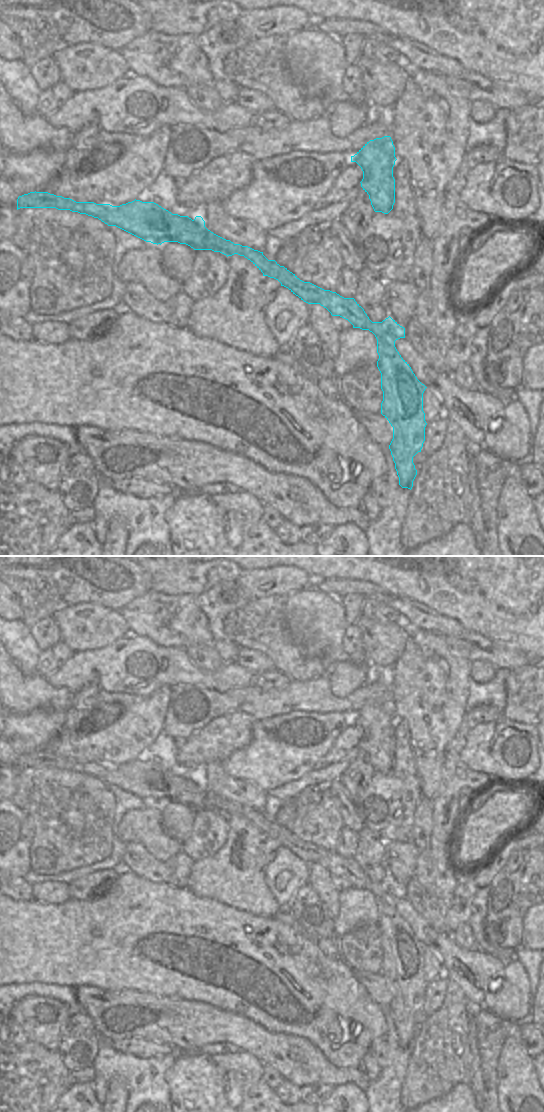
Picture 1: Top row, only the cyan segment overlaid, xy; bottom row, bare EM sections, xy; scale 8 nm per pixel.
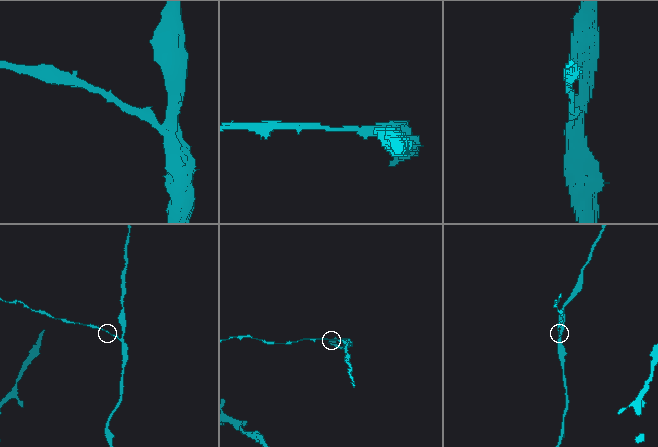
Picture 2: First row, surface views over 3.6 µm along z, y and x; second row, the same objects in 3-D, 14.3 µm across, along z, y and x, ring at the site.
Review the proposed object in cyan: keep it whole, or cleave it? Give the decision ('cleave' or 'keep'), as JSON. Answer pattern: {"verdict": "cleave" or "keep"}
{"verdict": "cleave"}

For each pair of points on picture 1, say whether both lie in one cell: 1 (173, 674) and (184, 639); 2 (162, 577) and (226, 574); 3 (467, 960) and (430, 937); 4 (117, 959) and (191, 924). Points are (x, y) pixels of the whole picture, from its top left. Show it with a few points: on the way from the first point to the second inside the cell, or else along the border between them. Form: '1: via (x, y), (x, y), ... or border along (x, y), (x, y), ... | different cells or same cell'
1: border along (158, 645), (186, 650) | different cells
2: via (178, 577), (202, 575), (208, 569), (210, 571) | same cell
3: via (458, 957), (454, 957), (439, 942) | same cell
4: via (134, 940), (148, 931), (172, 929) | same cell

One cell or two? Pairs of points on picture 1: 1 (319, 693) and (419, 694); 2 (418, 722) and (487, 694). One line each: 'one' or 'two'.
1: two
2: two

